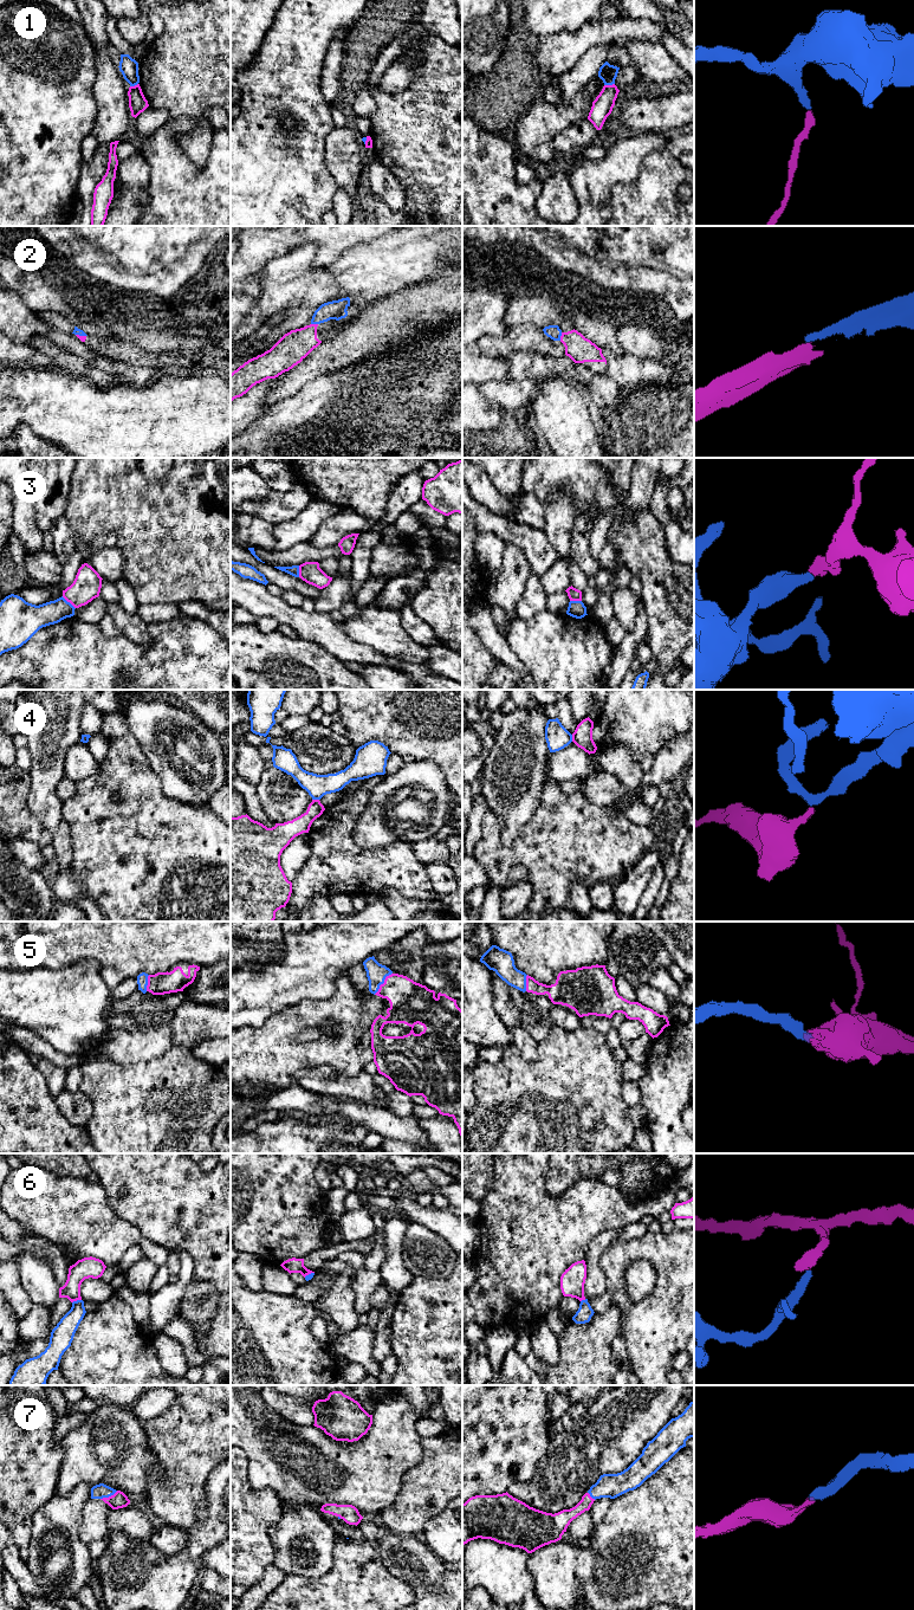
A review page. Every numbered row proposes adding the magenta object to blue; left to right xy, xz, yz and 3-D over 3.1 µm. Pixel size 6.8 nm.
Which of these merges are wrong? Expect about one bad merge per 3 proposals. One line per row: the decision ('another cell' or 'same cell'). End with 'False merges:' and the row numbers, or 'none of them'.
1: another cell
2: same cell
3: another cell
4: another cell
5: same cell
6: another cell
7: same cell
False merges: 1, 3, 4, 6

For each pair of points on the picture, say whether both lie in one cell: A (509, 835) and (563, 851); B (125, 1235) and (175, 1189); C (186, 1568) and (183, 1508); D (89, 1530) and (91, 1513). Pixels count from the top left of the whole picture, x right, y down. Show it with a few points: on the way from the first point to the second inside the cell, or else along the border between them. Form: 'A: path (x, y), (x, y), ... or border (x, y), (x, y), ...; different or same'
A: border (533, 815), (511, 845), (501, 842); different
B: border (112, 1210), (130, 1222), (142, 1236); different
C: border (203, 1508), (198, 1517), (196, 1524), (188, 1533); different
D: path (91, 1526), (91, 1517); same

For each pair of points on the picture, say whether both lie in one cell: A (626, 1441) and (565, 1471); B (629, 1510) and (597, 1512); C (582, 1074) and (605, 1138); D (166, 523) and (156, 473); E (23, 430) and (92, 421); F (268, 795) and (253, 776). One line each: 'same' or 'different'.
A: same
B: different
C: same
D: different
E: different
F: different

